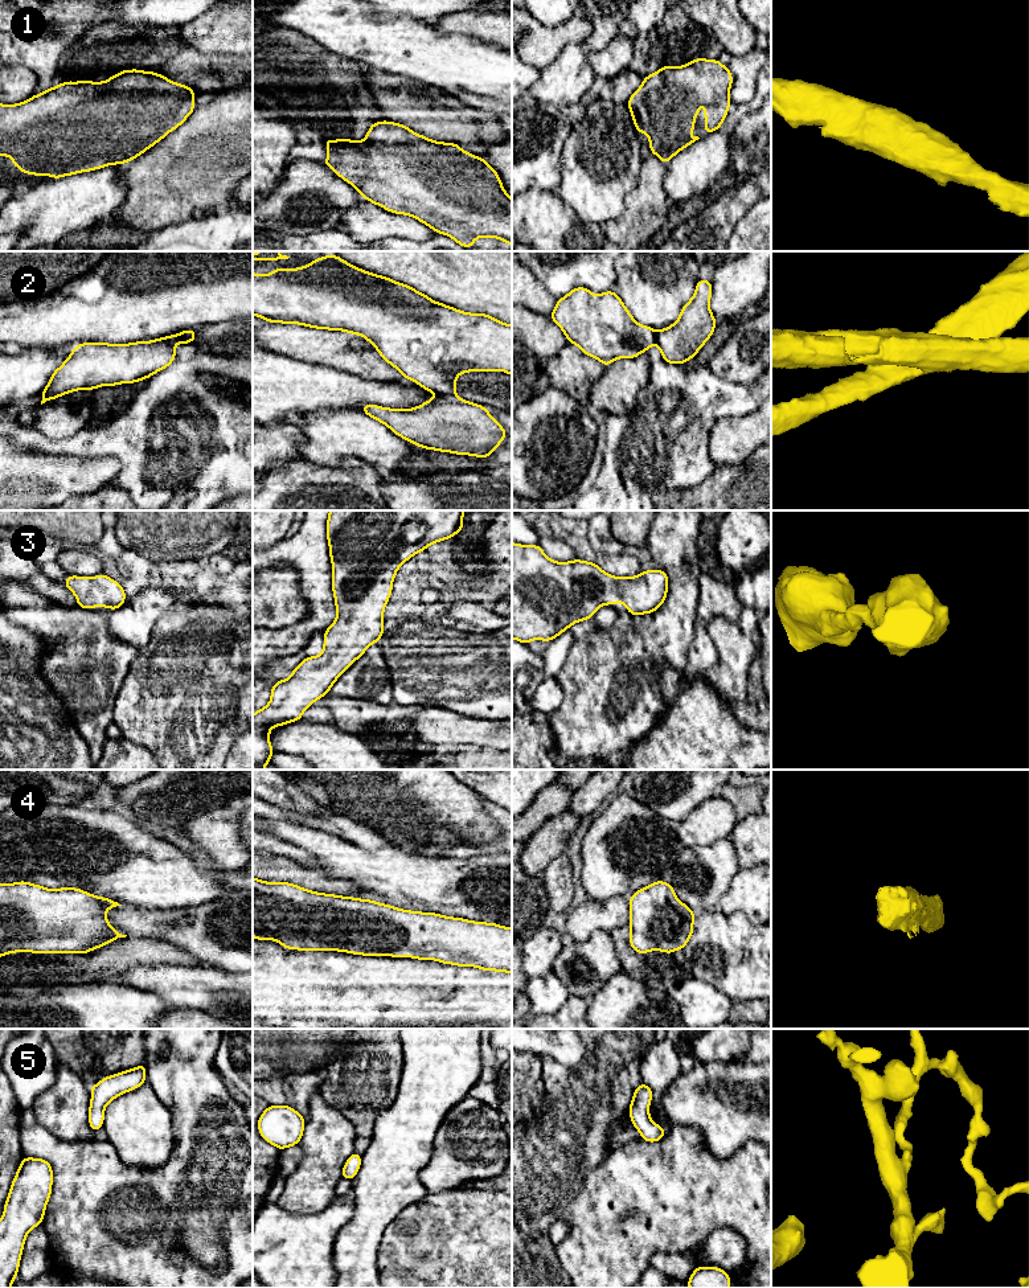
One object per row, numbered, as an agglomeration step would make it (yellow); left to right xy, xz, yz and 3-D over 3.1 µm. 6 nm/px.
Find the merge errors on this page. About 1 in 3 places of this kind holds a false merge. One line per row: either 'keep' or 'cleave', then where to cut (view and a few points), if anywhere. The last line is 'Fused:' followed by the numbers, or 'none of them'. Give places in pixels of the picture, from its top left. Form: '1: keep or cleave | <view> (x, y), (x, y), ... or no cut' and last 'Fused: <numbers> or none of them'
1: keep | no cut
2: cleave | xz (437, 394), (454, 396)
3: keep | no cut
4: keep | no cut
5: keep | no cut
Fused: 2

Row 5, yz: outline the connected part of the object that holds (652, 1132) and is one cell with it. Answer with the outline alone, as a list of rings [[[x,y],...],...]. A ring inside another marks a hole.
[[[640,1083],[634,1092],[628,1112],[631,1123],[640,1132],[640,1139],[656,1143],[664,1137],[667,1131],[651,1120],[649,1103],[652,1098],[653,1092],[651,1087]]]

